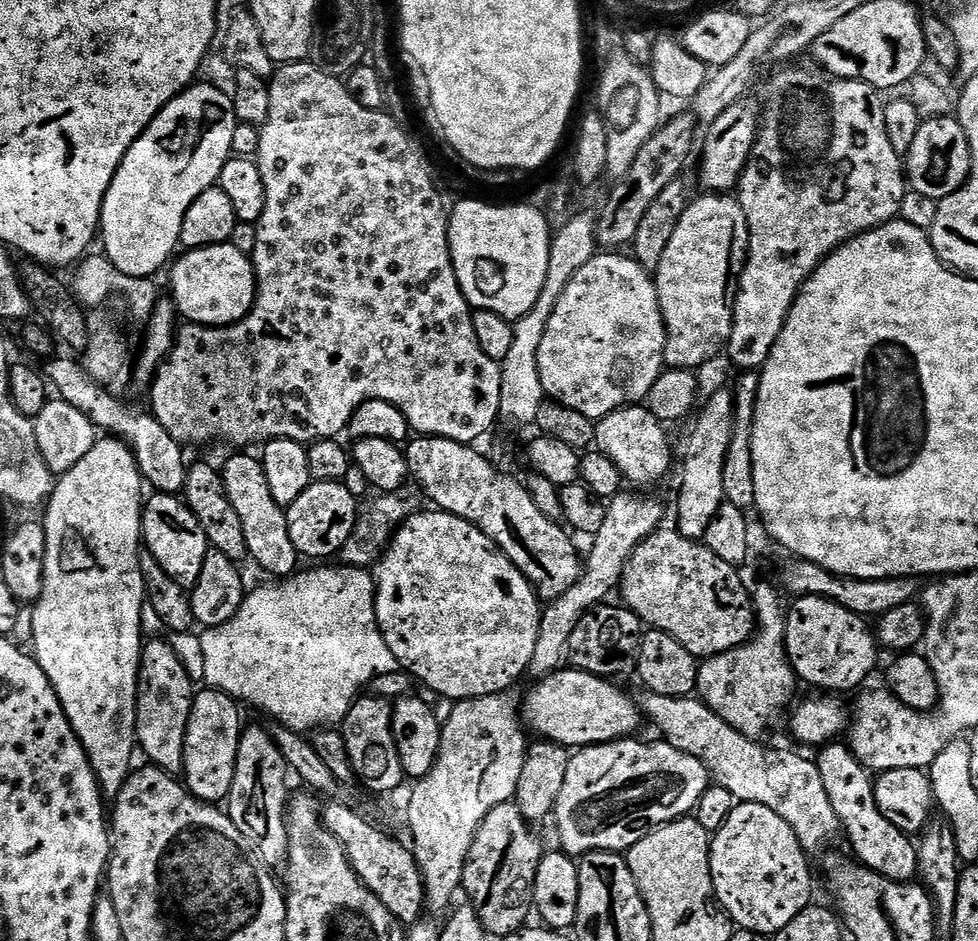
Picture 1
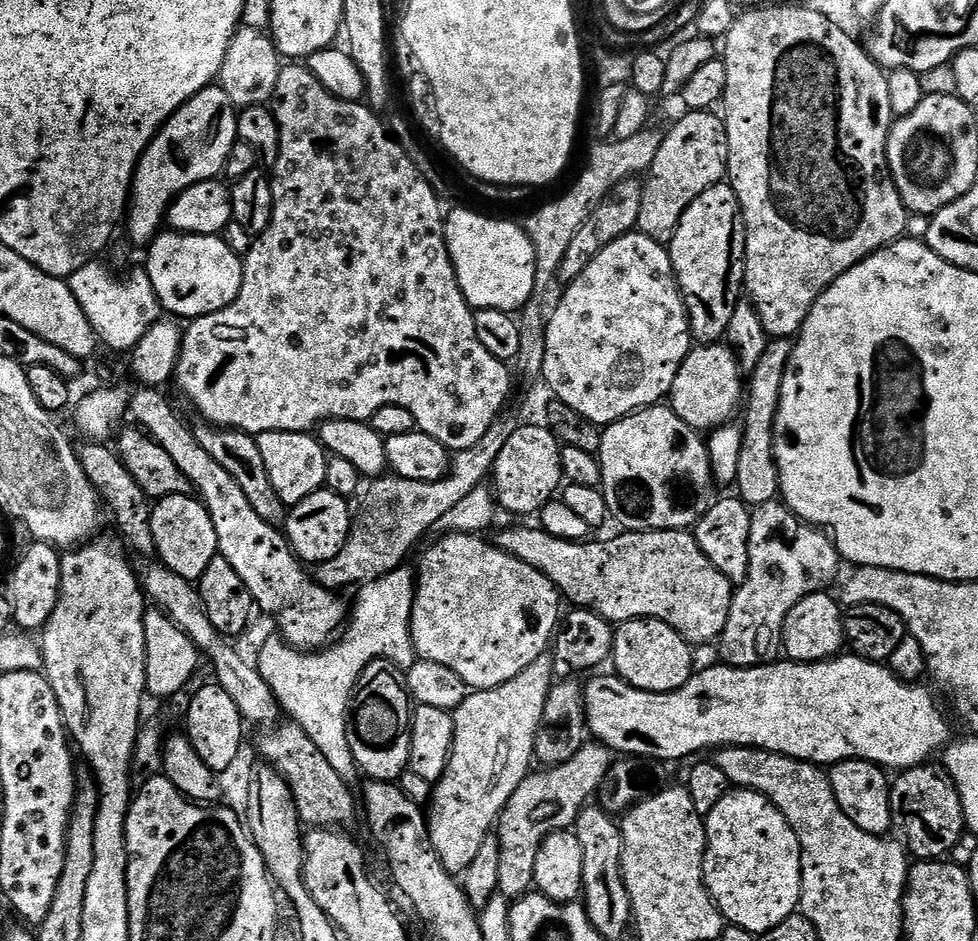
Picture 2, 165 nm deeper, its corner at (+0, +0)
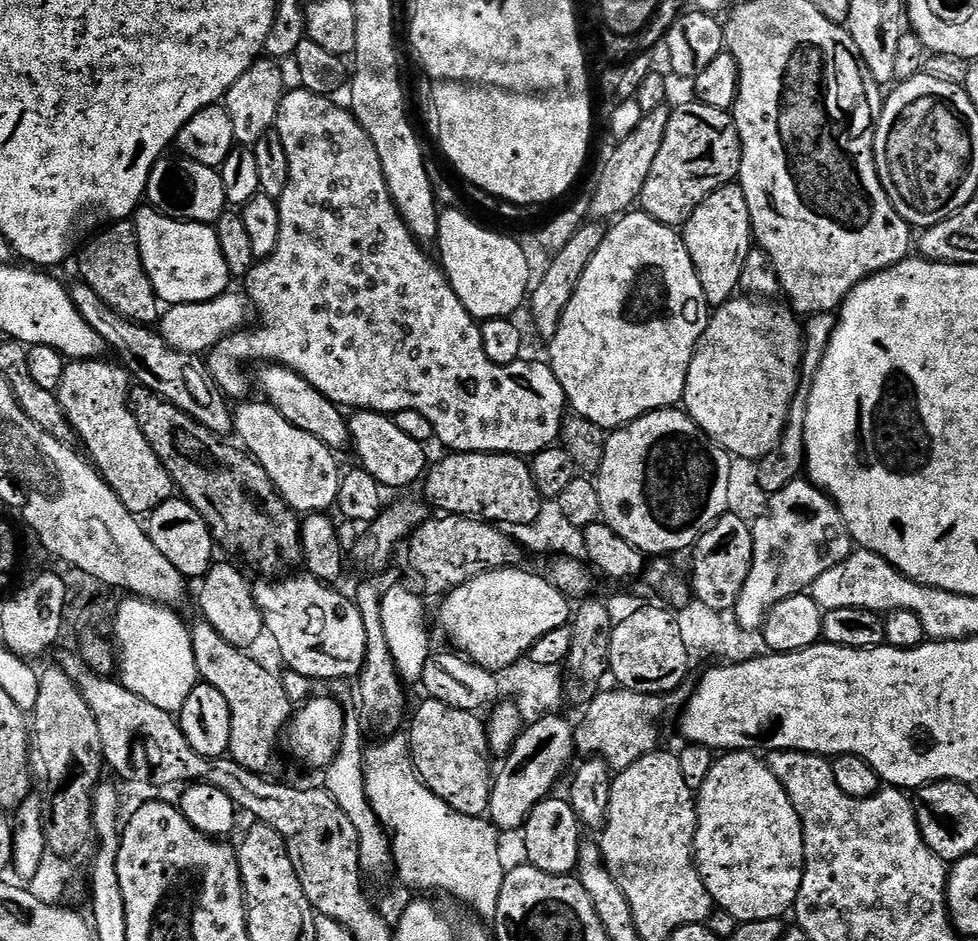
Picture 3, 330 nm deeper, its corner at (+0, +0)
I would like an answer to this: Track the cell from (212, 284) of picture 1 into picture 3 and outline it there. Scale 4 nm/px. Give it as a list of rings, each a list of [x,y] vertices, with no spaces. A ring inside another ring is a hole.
[[[151,206],[141,207],[135,213],[134,223],[142,266],[154,286],[157,300],[168,306],[204,303],[210,302],[211,299],[216,299],[224,292],[229,291],[230,277],[226,266],[226,258],[222,258],[222,246],[218,246],[218,234],[213,225],[175,220],[169,216],[163,216],[157,208]]]

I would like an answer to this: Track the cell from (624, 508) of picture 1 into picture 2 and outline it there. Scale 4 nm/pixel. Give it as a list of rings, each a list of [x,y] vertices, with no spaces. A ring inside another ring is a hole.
[[[545,654],[530,662],[530,666],[526,666],[522,674],[510,678],[510,682],[502,682],[502,686],[469,691],[468,697],[452,712],[452,756],[442,778],[435,781],[432,799],[426,808],[434,850],[438,850],[438,858],[448,872],[462,874],[470,862],[474,862],[478,850],[482,850],[482,842],[493,831],[506,802],[510,802],[510,794],[514,794],[514,790],[518,790],[520,783],[533,771],[538,726],[553,683],[552,657]]]

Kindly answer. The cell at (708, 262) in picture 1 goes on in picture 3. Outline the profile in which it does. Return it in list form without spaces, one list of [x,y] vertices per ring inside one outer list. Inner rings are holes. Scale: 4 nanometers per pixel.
[[[739,183],[722,186],[703,200],[688,223],[683,225],[682,235],[709,305],[719,306],[733,299],[740,287],[742,266],[746,266],[746,258],[754,247],[750,206],[746,206]]]

